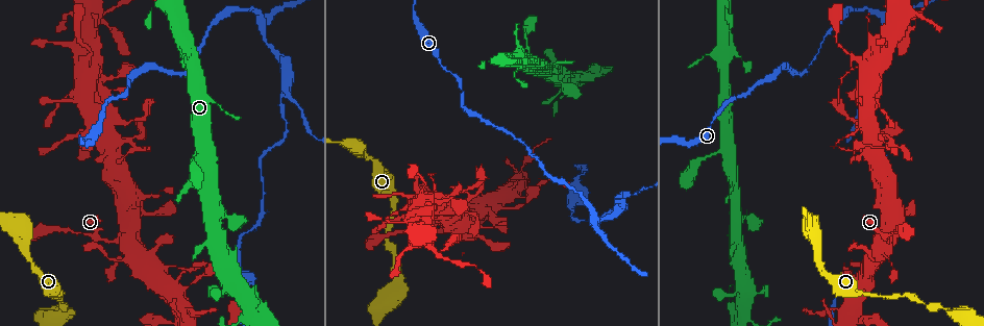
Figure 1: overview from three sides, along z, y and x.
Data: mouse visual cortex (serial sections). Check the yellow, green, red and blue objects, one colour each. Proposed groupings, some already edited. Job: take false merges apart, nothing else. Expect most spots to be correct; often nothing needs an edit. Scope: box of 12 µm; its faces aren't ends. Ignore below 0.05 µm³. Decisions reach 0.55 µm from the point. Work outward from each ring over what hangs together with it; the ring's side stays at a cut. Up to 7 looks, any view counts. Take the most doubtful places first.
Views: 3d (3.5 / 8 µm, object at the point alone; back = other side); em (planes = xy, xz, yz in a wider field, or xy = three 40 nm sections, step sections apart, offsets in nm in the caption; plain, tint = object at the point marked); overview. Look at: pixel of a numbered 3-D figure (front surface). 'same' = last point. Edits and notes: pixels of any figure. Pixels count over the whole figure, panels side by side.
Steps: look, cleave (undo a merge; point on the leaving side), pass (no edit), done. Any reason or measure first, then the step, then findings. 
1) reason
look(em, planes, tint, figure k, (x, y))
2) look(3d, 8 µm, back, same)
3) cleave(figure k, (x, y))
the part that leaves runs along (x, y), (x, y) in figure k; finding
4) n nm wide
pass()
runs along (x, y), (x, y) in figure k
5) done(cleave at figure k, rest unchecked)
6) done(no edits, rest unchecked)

side arm on a straight run
look(3d, 3.5 µm, figure 1, (285, 89))

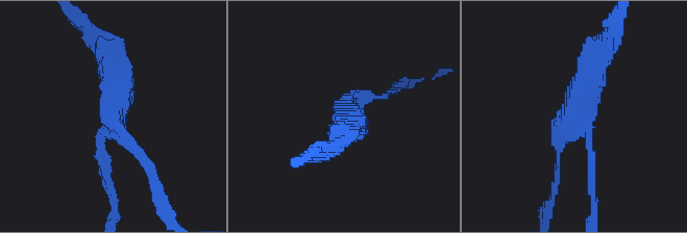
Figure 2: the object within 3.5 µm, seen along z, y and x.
look(em, xy, step 2, tint, figure 2, (113, 122))

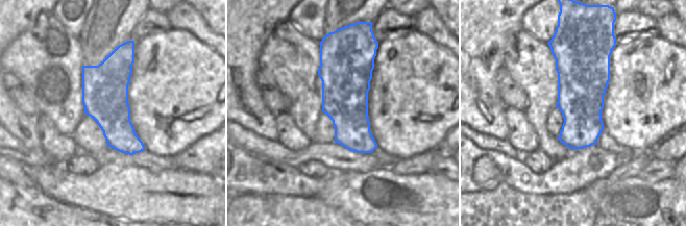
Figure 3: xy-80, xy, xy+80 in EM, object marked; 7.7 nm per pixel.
pass()
runs along (594, 58), (578, 106), (591, 185) in figure 2; all the same cell

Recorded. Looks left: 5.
small branch off a trunk
look(3d, 3.5 µm, figure 1, (104, 19))

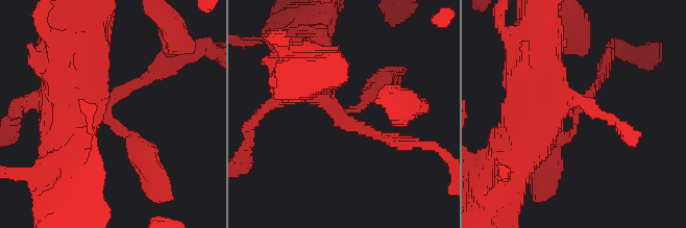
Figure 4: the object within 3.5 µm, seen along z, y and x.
pass()
runs along (71, 123), (99, 107), (148, 158) in figure 4; one cell here

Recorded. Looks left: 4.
sharp bend
look(3d, 3.5 µm, figure 1, (944, 308))

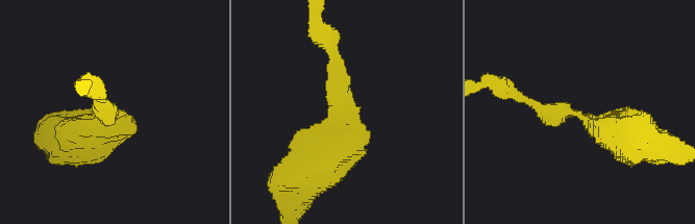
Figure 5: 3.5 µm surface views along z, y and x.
now the EM
look(em, xy, step 3, tint, figure 5, (337, 115))

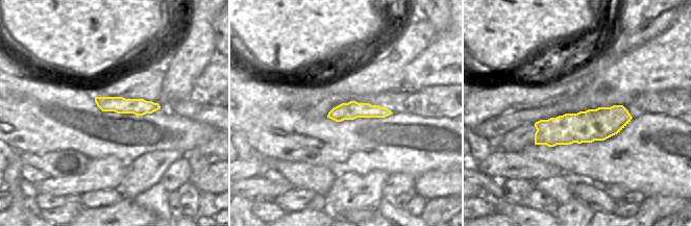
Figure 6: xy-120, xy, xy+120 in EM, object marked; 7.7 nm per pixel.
140 nm wide
pass()
runs along (627, 116), (548, 132), (537, 142) in figure 6; continuous, no second cell

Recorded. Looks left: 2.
done(no edits, rest unchecked)

